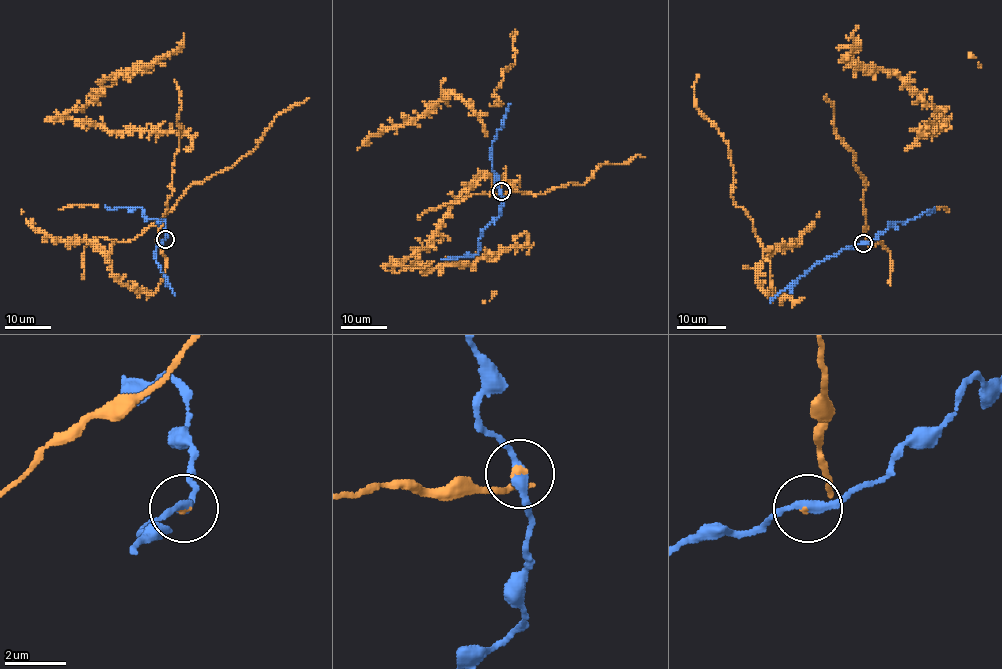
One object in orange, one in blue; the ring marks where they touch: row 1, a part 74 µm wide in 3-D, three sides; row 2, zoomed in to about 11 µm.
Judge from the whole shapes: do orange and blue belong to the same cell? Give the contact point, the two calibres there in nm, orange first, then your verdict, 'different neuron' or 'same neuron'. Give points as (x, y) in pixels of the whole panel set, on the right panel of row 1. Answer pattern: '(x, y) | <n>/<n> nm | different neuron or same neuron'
(863, 243) | 80/300 nm | same neuron

